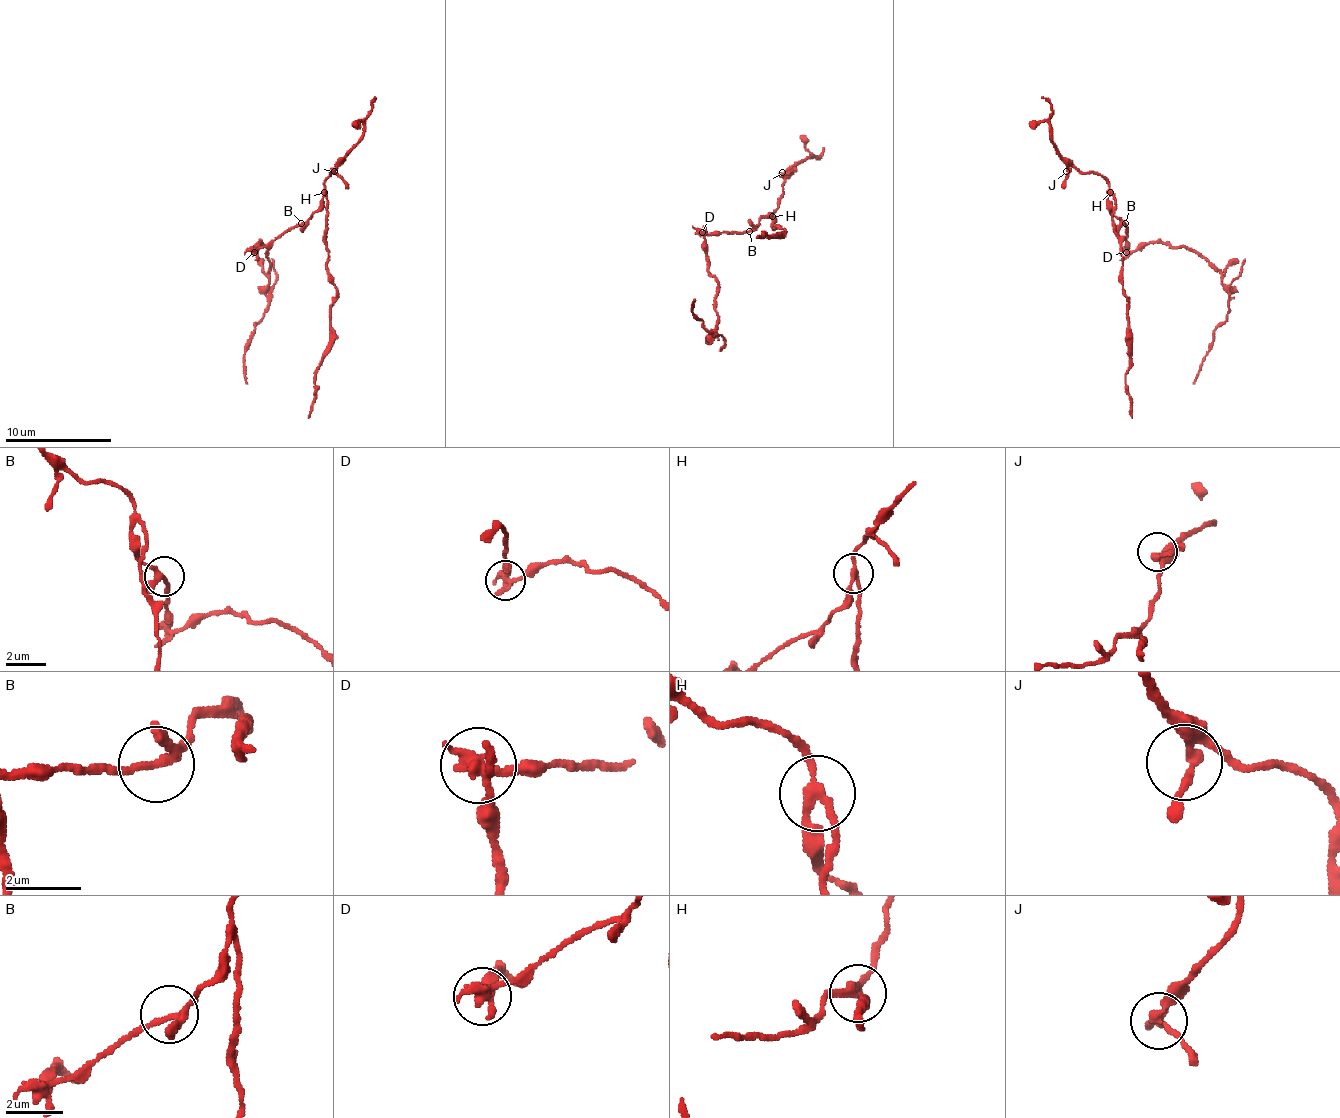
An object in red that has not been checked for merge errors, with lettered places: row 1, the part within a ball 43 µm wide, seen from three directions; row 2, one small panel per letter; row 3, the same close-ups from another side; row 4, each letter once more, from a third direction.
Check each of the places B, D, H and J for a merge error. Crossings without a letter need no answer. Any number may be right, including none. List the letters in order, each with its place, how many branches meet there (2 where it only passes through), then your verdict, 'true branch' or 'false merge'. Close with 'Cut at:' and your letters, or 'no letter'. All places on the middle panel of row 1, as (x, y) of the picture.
B: (749, 231) | 3 | true branch
D: (702, 232) | 3 | false merge
H: (772, 216) | 3 | false merge
J: (782, 172) | 3 | true branch
Cut at: D, H

